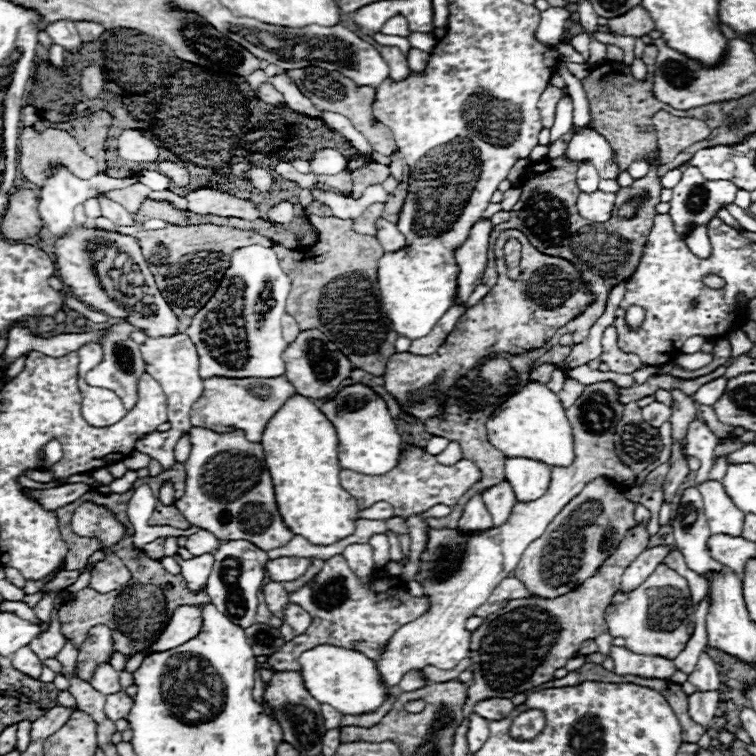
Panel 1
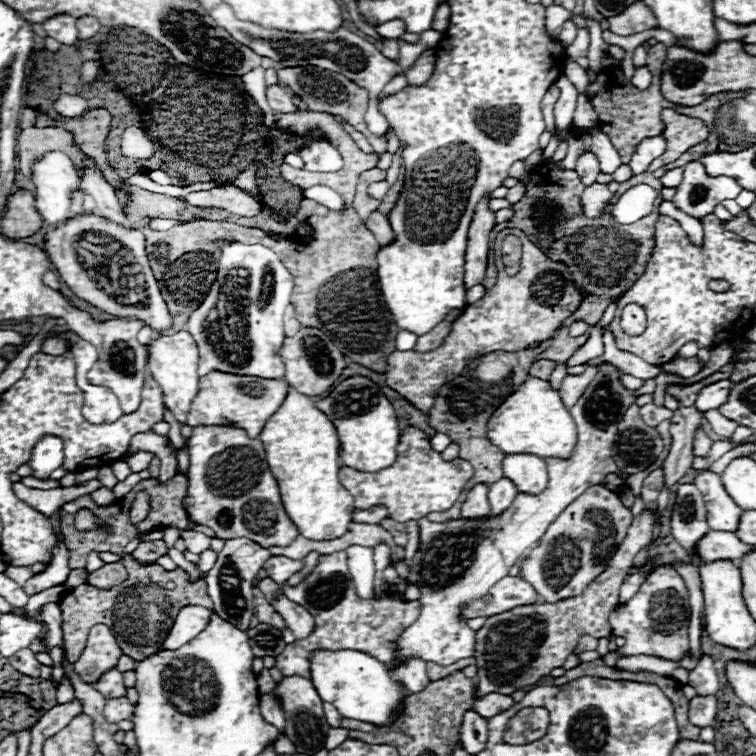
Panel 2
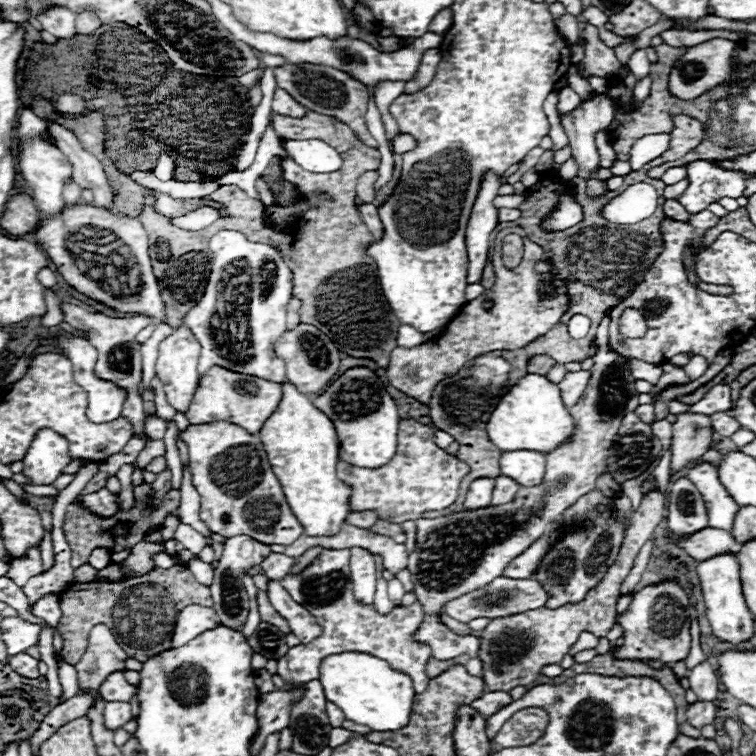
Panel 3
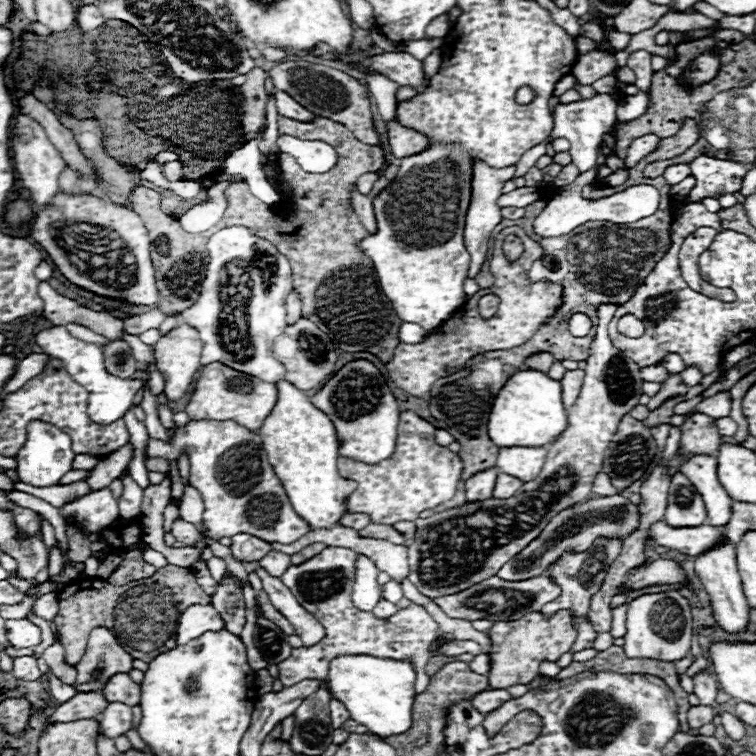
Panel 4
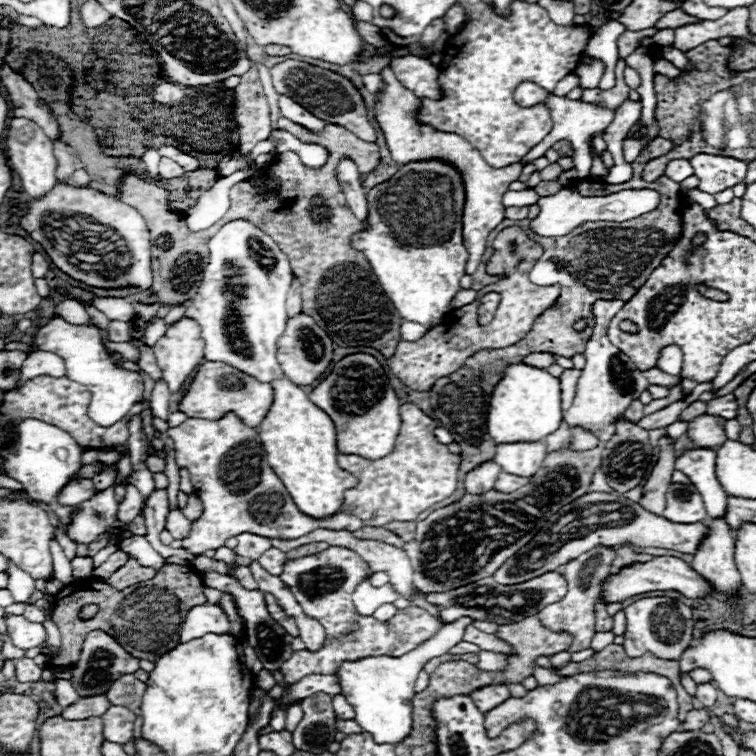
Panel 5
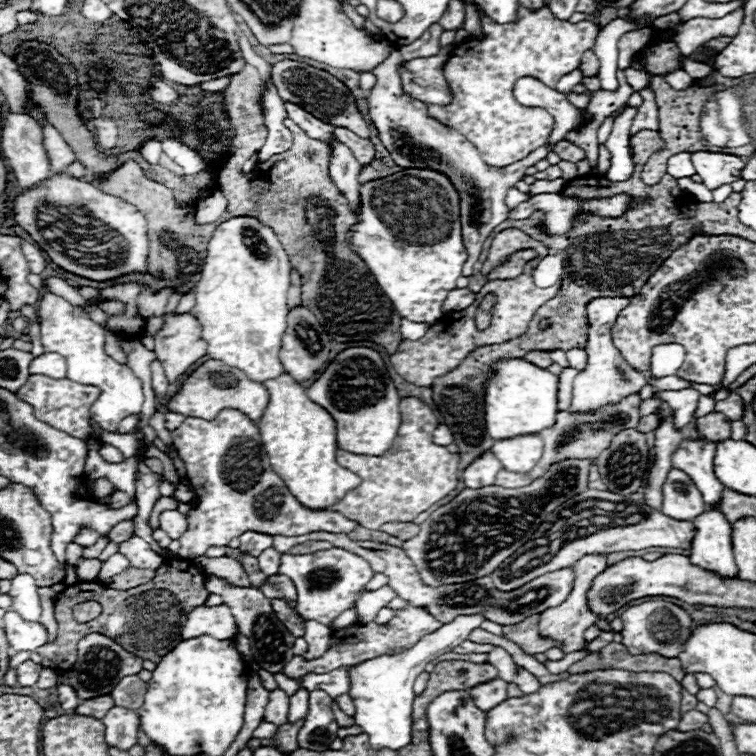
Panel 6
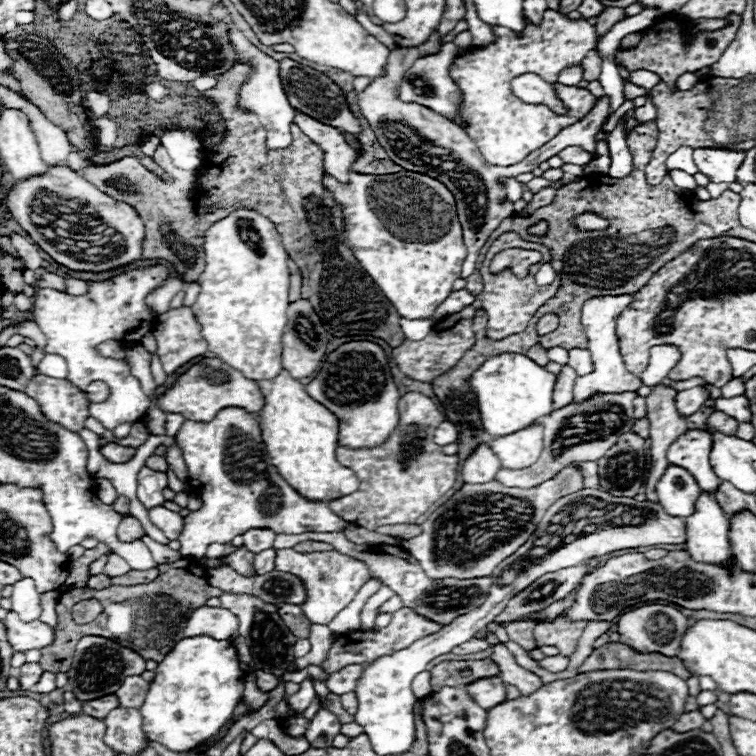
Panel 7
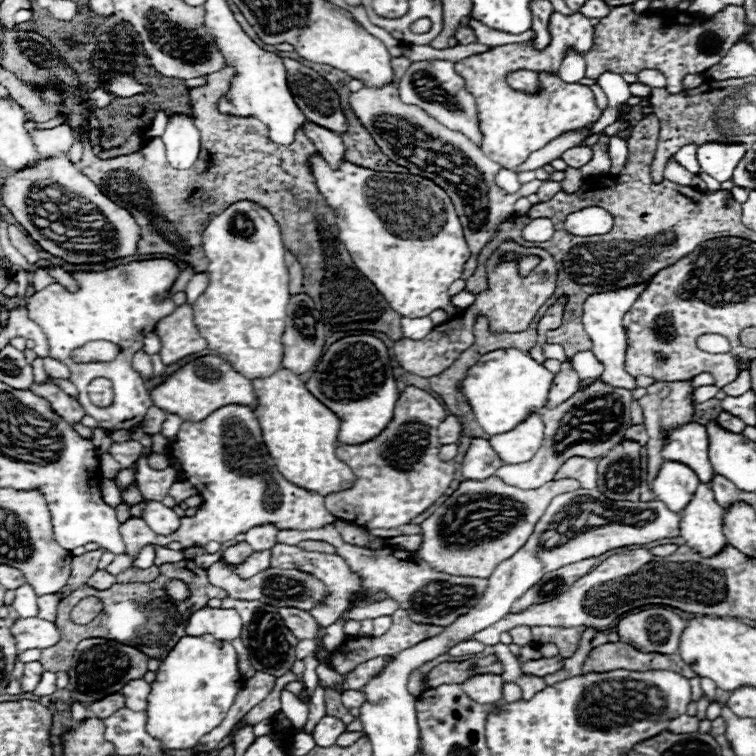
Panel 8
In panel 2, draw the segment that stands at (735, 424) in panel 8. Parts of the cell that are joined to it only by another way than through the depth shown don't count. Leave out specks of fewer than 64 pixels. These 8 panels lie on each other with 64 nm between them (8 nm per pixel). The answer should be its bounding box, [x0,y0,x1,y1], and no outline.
[664,406,702,486]

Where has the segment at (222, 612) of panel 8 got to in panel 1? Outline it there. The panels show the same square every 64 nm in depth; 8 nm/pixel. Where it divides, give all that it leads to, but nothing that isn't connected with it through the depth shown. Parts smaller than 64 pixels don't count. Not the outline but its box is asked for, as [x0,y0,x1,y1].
[152,606,202,652]

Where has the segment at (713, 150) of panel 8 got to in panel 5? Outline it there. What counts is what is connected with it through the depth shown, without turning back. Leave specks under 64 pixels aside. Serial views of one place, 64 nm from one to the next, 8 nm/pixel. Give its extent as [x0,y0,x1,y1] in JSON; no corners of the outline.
[690,154,748,194]

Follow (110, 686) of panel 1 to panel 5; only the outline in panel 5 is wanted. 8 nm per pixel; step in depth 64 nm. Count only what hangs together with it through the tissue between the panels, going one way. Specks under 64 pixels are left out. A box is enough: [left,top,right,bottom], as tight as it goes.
[106,674,146,710]

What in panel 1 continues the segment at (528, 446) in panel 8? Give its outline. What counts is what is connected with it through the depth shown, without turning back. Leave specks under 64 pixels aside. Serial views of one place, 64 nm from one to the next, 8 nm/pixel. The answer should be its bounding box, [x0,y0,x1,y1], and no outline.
[504,458,550,500]

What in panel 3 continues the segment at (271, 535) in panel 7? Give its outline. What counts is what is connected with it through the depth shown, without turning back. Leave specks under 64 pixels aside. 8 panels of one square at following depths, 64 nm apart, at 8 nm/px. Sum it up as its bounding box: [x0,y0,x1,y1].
[210,536,270,630]

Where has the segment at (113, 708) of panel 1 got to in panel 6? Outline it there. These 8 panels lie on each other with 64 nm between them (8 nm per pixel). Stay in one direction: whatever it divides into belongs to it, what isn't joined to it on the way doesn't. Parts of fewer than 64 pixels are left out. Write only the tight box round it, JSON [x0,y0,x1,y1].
[104,708,140,750]

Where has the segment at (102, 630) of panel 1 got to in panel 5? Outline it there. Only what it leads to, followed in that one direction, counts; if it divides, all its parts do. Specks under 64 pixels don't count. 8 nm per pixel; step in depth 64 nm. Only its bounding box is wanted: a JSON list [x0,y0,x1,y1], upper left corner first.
[72,630,140,696]

